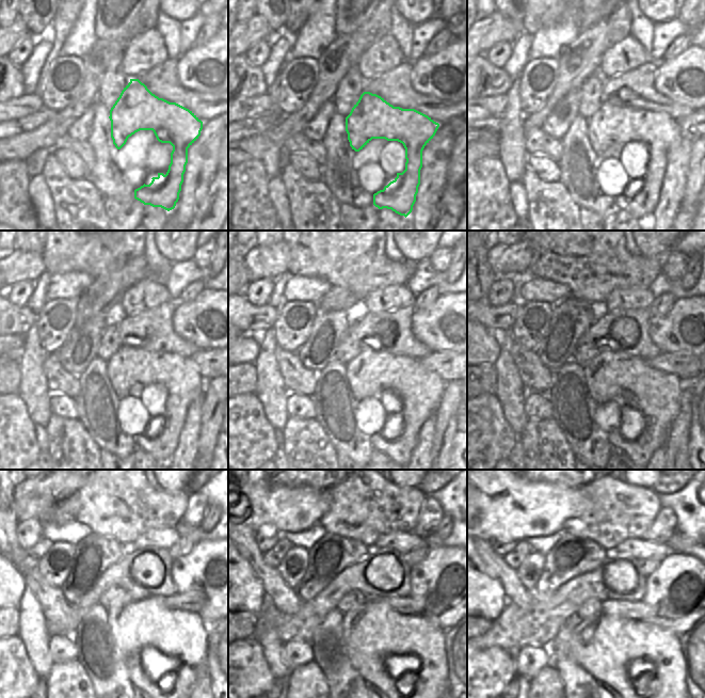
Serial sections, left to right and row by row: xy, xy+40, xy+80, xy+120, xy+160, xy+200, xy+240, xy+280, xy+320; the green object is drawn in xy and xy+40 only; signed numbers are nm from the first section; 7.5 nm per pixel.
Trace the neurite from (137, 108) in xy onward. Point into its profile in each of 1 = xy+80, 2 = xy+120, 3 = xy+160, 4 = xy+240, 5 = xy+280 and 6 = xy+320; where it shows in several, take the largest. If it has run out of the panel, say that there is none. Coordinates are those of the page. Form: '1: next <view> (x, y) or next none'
1: next xy+80 (611, 124)
2: next xy+120 (129, 367)
3: next xy+160 (401, 383)
4: next xy+240 (140, 627)
5: next xy+280 (372, 631)
6: next xy+320 (643, 663)

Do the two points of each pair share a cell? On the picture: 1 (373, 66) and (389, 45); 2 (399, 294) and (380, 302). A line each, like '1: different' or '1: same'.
1: same
2: same

